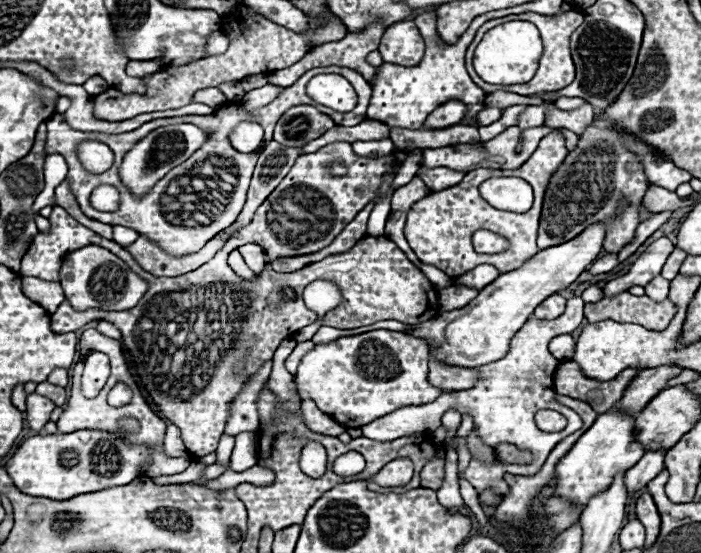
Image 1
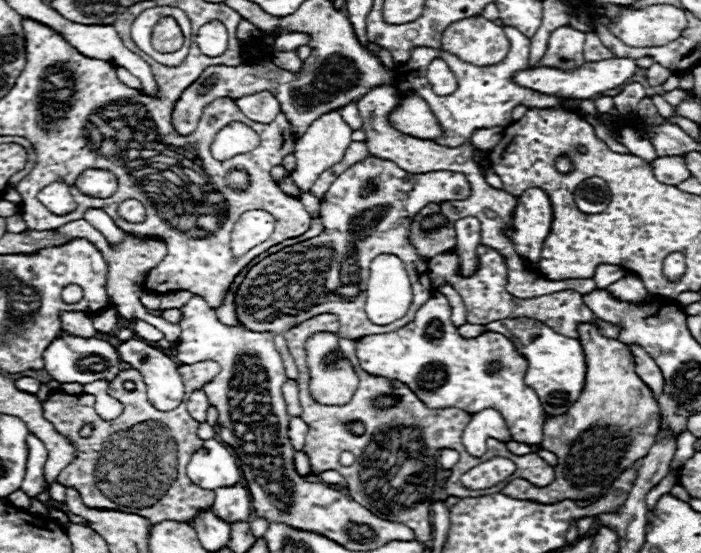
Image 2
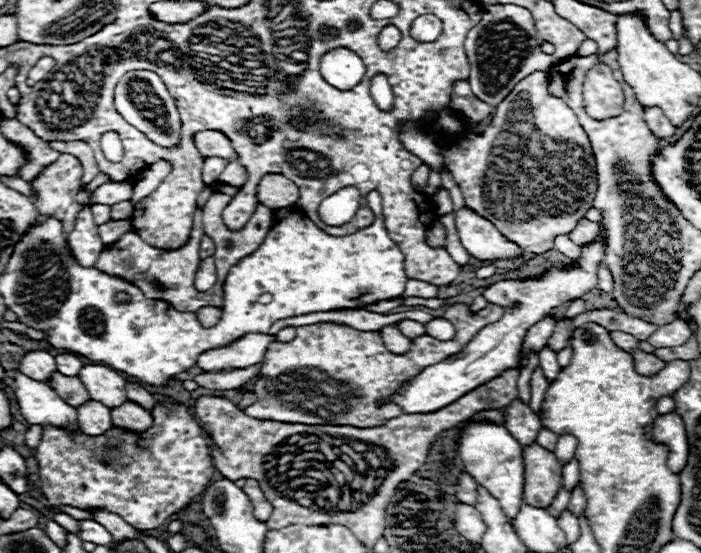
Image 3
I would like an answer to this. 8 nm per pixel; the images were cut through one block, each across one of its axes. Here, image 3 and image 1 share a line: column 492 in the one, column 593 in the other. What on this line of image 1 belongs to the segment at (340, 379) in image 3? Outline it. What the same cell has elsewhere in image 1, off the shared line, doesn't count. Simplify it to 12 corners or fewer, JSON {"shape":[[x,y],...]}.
{"shape":[[622,292],[584,306],[586,322],[664,330],[676,306]]}

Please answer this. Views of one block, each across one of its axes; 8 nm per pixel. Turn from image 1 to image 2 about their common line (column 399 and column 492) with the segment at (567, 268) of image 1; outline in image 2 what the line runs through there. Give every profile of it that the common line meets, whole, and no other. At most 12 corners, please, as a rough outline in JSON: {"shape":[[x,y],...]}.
{"shape":[[530,318],[486,328],[528,360],[526,384],[548,416],[566,414],[586,384],[578,340]]}

